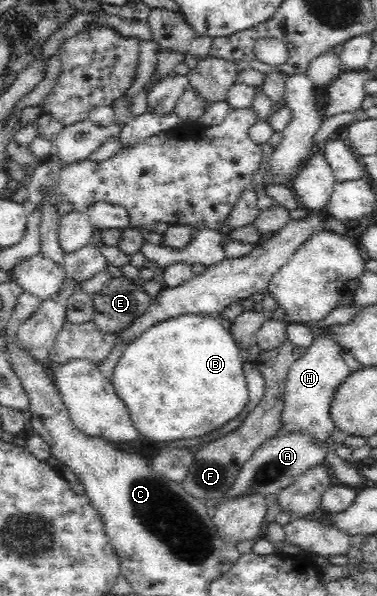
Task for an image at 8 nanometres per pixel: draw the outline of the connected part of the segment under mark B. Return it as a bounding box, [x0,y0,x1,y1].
[112,315,250,442]

